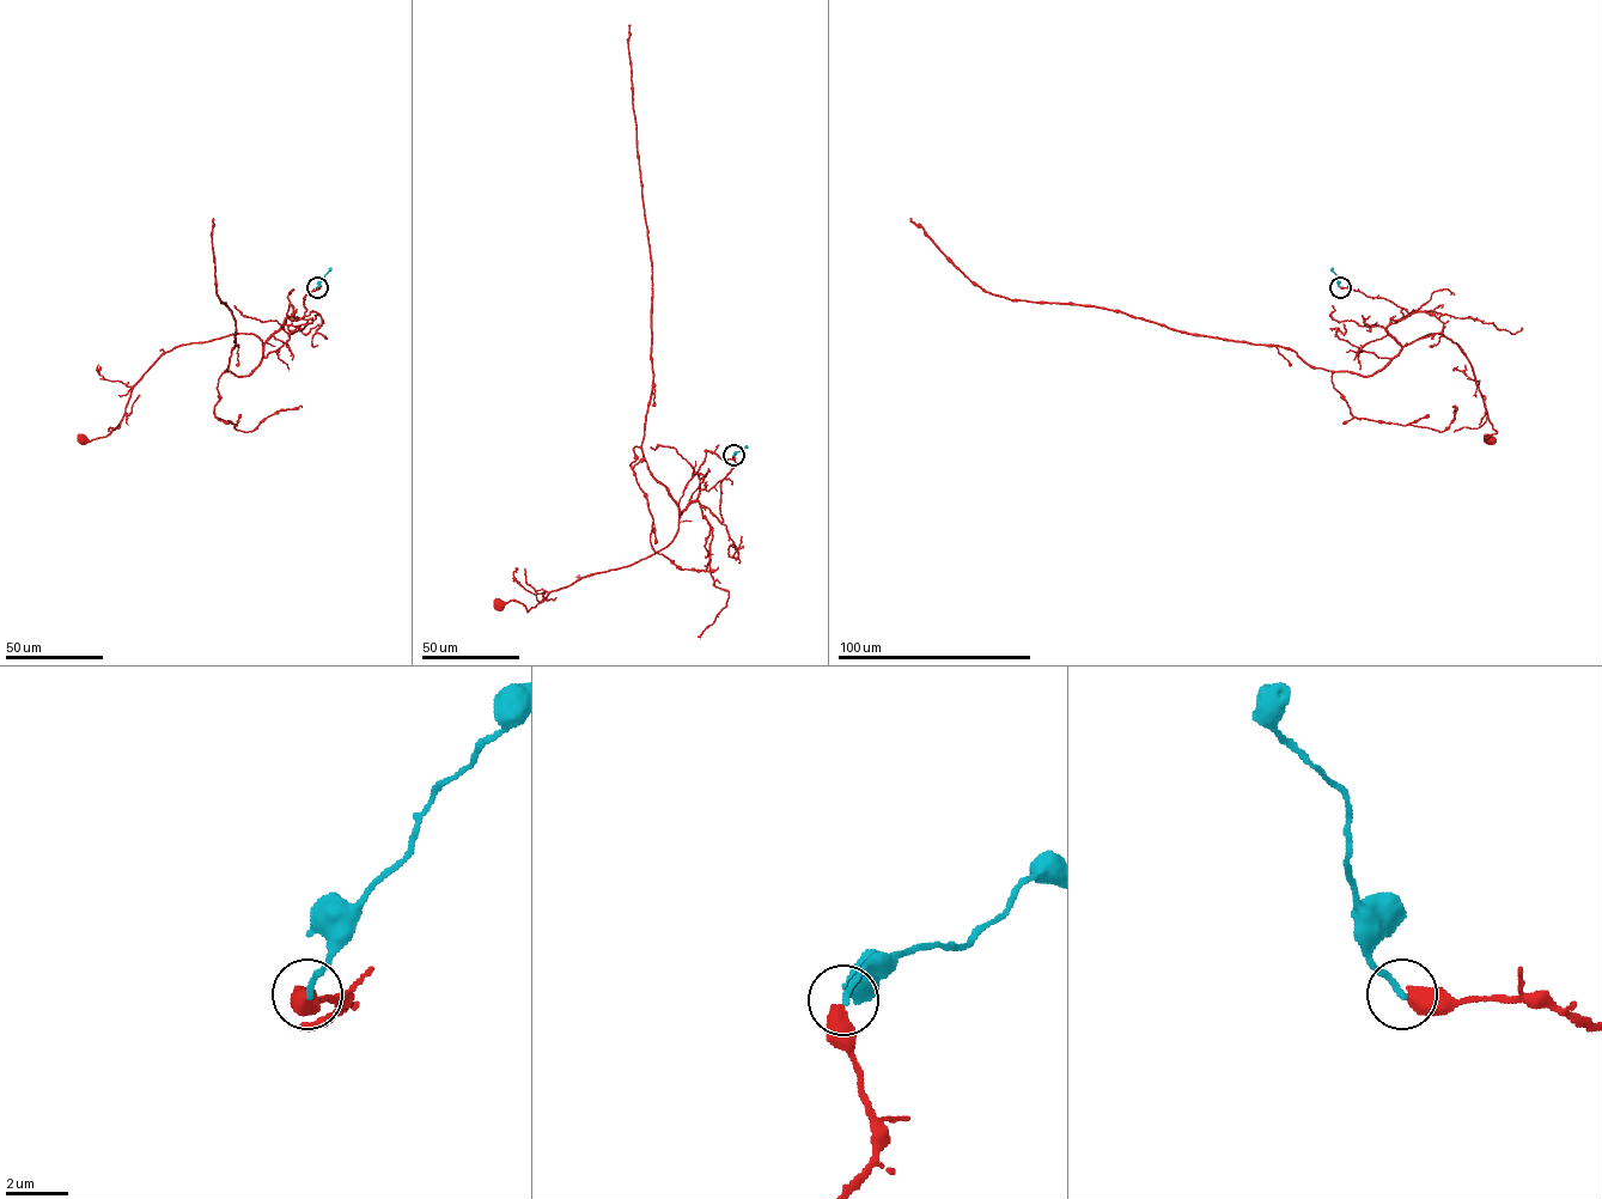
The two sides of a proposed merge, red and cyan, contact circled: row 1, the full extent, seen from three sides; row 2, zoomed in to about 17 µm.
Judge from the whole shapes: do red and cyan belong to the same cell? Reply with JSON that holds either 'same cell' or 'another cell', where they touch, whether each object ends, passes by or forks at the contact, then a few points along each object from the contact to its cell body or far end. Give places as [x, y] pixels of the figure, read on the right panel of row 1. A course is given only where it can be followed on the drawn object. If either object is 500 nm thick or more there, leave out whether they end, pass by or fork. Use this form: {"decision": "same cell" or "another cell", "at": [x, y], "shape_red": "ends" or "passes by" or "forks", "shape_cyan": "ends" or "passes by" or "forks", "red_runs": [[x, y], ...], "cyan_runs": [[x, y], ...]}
{"decision": "another cell", "at": [1340, 287], "red_runs": [[1340, 287], [1403, 309], [1408, 315], [1387, 327], [1402, 346], [1441, 333], [1459, 346], [1496, 432], [1487, 439]], "cyan_runs": [[1340, 287], [1333, 268]]}

